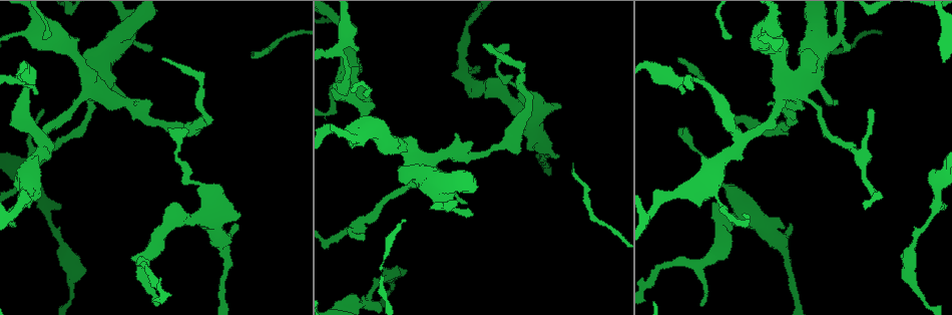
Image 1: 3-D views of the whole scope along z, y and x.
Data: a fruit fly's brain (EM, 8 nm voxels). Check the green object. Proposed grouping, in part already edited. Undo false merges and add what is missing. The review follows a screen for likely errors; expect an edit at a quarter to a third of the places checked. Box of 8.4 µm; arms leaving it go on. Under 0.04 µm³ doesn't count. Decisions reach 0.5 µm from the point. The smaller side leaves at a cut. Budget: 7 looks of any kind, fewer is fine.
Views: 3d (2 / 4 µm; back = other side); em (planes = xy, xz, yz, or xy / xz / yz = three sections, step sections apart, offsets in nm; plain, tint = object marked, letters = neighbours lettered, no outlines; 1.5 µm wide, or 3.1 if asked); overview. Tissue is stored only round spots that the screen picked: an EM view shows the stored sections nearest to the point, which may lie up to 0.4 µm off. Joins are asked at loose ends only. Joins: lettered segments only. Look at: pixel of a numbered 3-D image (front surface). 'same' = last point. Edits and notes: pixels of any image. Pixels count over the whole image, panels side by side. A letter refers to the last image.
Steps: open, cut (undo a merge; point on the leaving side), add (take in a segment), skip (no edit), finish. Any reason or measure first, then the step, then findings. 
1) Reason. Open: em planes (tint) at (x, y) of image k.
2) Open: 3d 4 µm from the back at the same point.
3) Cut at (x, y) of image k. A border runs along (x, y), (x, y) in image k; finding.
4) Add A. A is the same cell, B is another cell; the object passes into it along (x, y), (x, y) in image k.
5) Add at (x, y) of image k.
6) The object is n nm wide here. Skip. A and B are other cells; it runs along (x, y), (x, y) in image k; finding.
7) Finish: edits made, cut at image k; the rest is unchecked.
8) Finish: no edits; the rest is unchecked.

Open: em planes (tint) at (723, 184) of image 1.

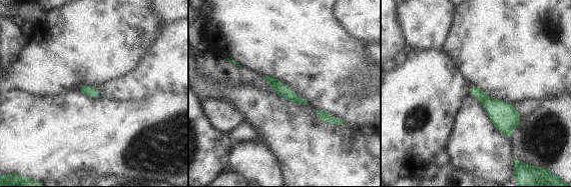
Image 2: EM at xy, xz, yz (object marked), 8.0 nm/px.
See the neighbours. Open: em planes (letters) at the same point.

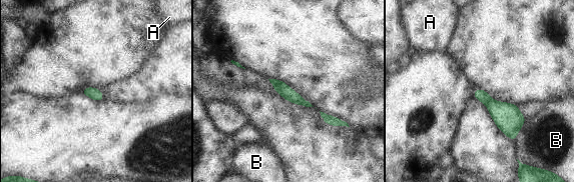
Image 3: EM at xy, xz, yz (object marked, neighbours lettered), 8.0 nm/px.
Skip. A and B are other cells; a border runs along (527, 118), (514, 141) in image 3; one cell here.

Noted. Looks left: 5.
Thin end. Open: em planes (letters) at (186, 130) of image 1.

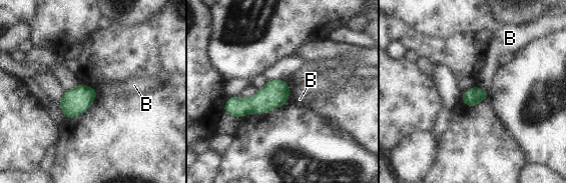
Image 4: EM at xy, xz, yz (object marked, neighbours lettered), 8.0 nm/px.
Skip. B is another cell; a border runs along (290, 95), (284, 104) in image 4; none of them fits.

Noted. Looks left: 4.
Free end. Open: 3d 4 µm at (849, 49) of image 1.

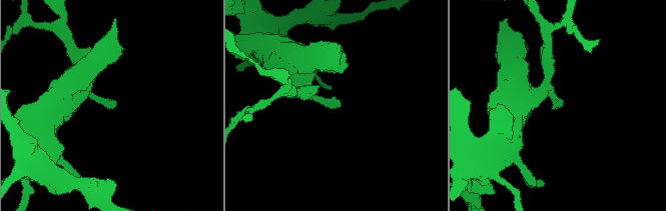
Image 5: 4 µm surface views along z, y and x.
Open: em planes (letters) at (561, 107) of image 5.

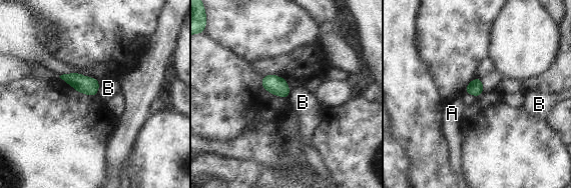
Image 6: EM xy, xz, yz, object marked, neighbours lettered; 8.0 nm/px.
Skip. A and B are other cells; a border runs along (99, 81), (99, 87), (95, 95) in image 6; none of them fits.

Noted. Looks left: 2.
Finish: no edits; the rest is unchecked.

